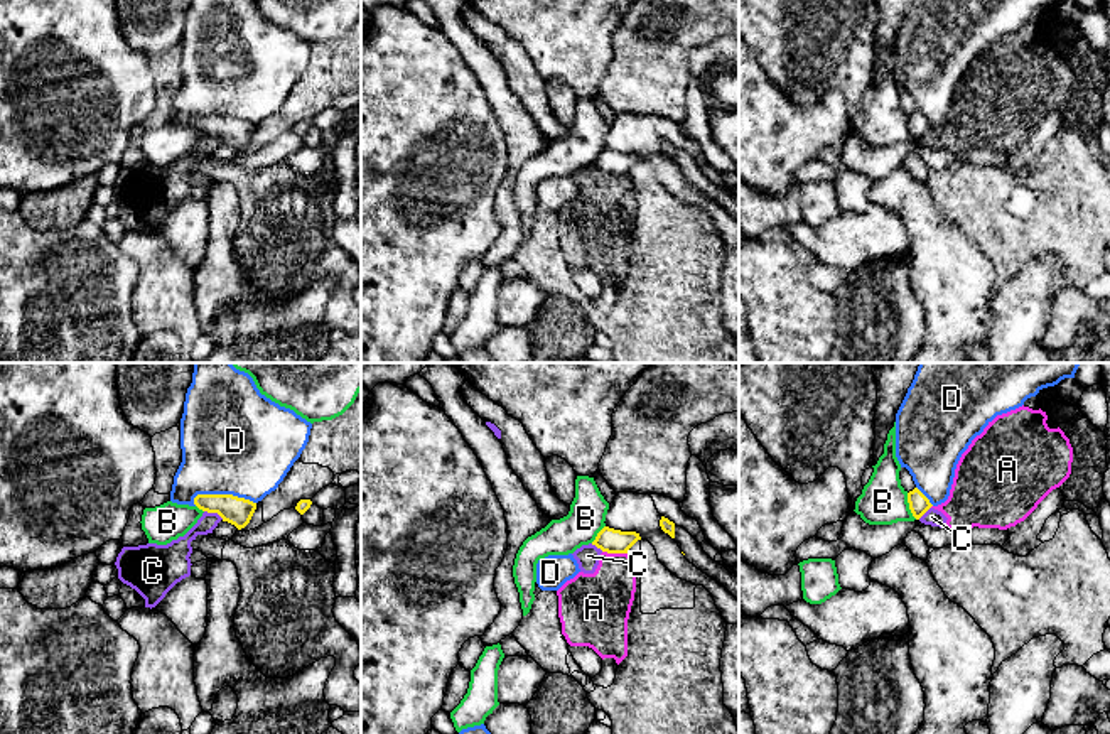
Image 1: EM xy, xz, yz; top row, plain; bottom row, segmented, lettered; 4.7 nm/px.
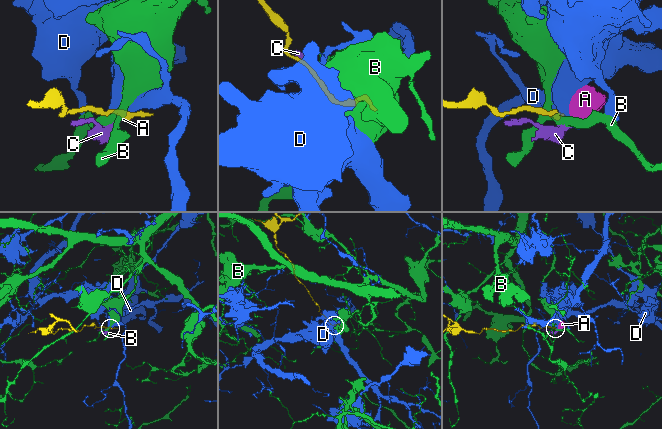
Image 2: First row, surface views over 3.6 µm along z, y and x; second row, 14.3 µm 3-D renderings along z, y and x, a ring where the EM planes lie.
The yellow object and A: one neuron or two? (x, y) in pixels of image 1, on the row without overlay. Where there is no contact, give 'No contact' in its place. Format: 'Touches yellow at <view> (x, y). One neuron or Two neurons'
Touches yellow at xz (614, 174). Two neurons

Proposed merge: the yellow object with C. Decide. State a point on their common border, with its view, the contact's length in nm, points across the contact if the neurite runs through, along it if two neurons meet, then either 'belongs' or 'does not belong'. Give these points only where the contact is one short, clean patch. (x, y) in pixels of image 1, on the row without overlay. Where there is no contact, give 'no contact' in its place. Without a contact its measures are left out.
xy (215, 134) | 100 nm | along xy (204, 132), (216, 134), (223, 140) | does not belong

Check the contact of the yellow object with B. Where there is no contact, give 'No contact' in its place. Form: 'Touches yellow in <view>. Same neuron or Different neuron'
Touches yellow in yz. Different neuron

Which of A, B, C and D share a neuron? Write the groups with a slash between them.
A C / B / D

